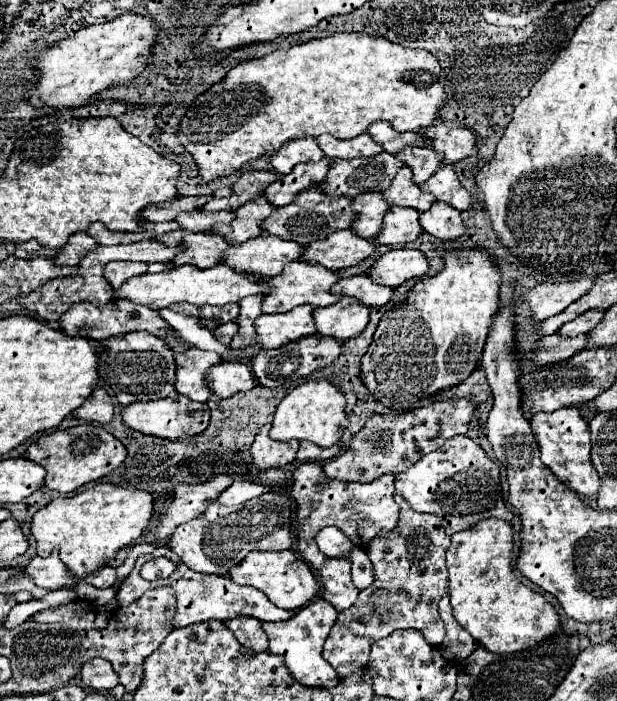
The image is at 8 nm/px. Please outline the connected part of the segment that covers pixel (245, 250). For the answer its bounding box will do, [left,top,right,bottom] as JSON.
[222,235,304,277]

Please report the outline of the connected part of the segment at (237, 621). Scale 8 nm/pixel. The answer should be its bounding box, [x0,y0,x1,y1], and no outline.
[228,617,268,651]

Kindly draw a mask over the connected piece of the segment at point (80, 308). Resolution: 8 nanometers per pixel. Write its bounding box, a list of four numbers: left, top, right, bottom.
[58,299,178,341]

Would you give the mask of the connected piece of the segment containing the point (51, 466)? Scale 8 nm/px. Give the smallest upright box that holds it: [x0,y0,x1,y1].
[26,425,126,493]

